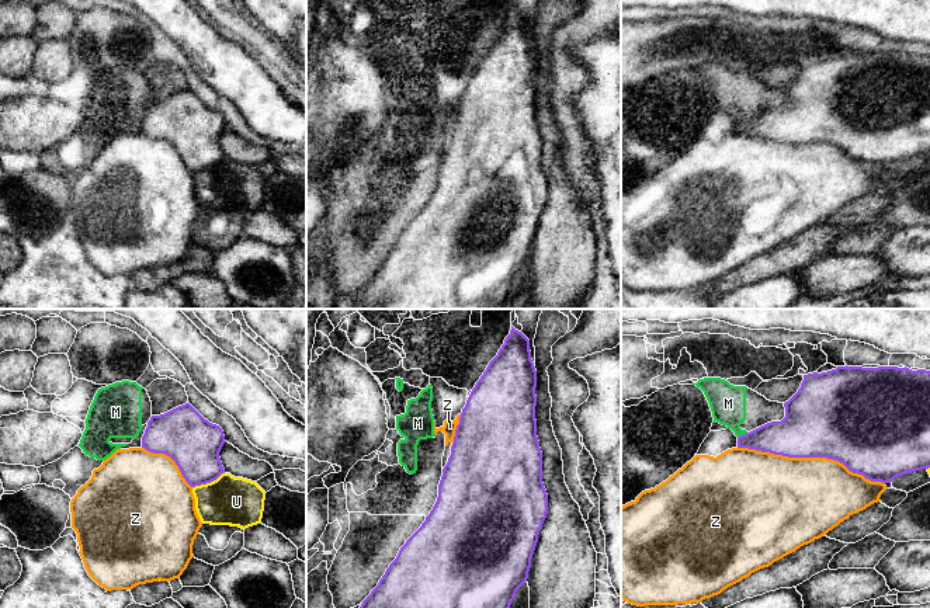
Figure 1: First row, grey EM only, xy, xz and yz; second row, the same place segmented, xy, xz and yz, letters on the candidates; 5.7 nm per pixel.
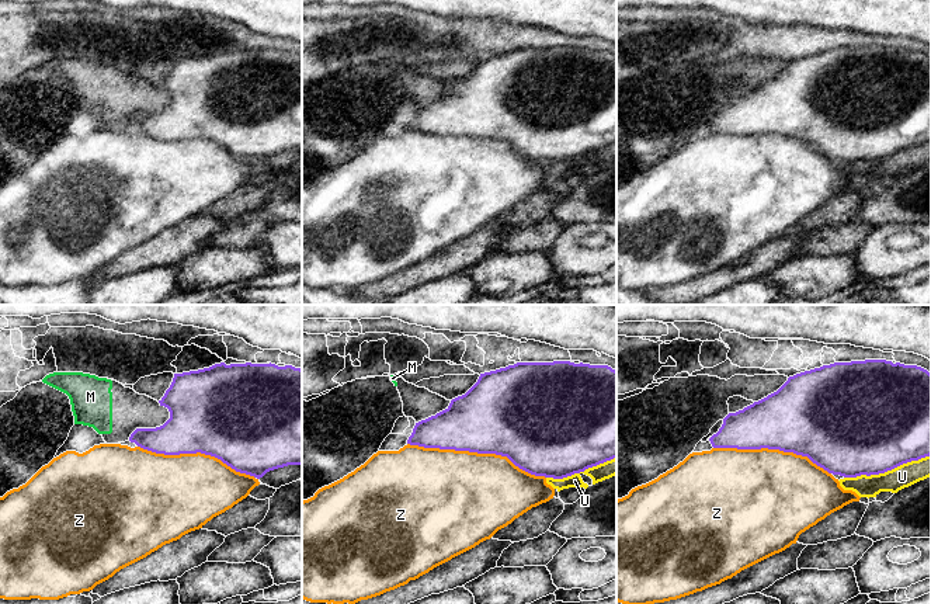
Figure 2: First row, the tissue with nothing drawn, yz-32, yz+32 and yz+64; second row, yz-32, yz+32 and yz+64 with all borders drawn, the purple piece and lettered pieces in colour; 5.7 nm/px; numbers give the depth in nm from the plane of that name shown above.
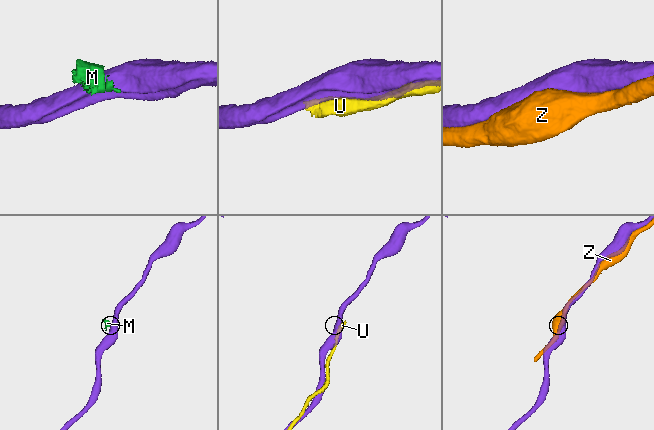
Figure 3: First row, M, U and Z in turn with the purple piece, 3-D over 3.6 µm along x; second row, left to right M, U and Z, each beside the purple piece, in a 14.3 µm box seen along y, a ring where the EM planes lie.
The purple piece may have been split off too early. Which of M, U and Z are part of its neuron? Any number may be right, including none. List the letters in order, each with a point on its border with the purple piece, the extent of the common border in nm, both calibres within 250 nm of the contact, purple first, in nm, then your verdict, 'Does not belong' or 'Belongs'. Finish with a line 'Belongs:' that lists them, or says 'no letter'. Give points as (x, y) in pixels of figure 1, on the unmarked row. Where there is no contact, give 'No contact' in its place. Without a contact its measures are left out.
M: Touches purple at yz (742, 121). Shared border 70 nm. Thickness 200 nm (purple) against 200 nm. Does not belong
U: Touches purple at xy (208, 167). Shared border 200 nm. Thickness 300 nm (purple) against 280 nm. Does not belong
Z: Touches purple at yz (811, 142). Shared border 850 nm. Thickness 460 nm (purple) against 480 nm. Does not belong
Belongs: no letter

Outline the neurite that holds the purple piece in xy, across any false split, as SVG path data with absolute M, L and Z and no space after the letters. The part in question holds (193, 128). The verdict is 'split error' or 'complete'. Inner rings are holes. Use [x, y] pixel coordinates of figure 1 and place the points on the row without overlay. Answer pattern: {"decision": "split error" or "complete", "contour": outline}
{"decision": "complete", "contour": "M190 88L152 101L142 122L142 133L170 142L191 173L225 159L219 143L225 128L222 114L205 105Z"}

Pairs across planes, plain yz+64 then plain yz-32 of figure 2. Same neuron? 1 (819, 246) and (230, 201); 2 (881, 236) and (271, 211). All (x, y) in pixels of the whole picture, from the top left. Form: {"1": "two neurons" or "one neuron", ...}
{"1": "two neurons", "2": "two neurons"}

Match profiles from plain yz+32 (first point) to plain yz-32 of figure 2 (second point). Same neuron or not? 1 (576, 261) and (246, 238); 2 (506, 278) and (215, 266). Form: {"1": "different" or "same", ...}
{"1": "different", "2": "same"}

